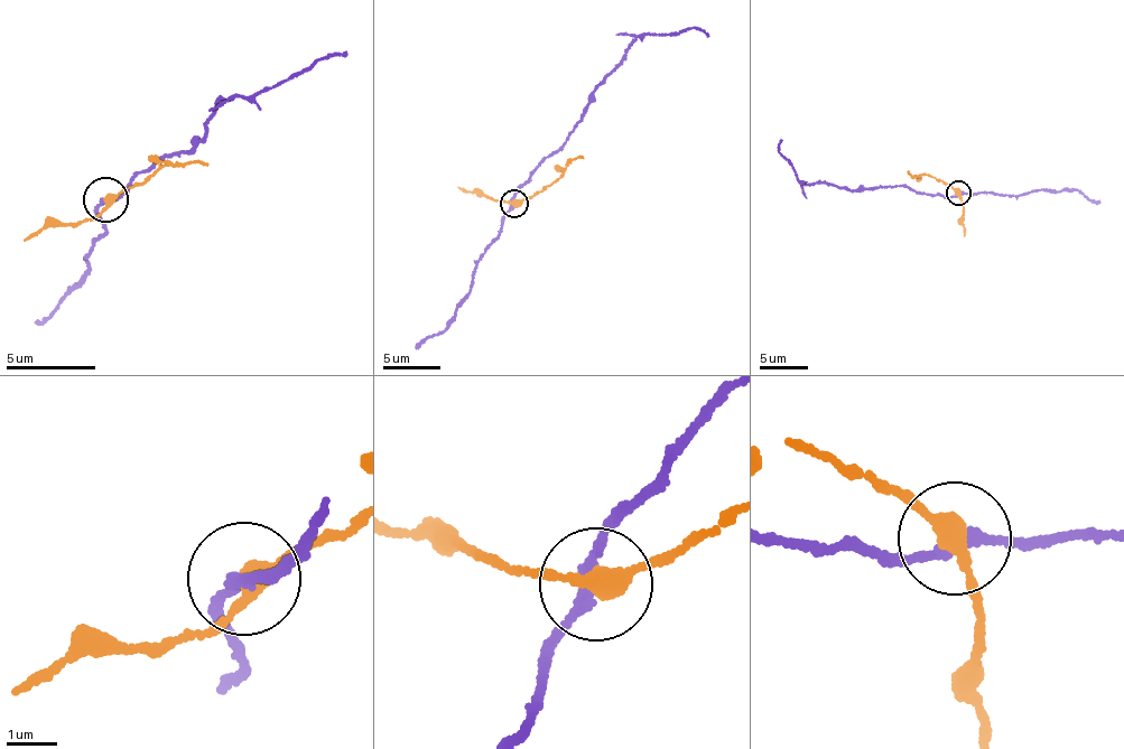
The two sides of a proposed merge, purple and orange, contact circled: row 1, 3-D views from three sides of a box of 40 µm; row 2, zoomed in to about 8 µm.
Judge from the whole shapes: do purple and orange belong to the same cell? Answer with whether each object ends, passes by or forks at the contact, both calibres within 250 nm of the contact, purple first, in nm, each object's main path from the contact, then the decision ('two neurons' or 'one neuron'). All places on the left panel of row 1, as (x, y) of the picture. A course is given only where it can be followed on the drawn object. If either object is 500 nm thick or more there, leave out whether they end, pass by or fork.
purple passes by | orange passes by | 200/320 nm | purple via (105, 197), (115, 197), (137, 171), (191, 151), (202, 139), (221, 100), (277, 87), (321, 59), (345, 53) | orange via (105, 202), (168, 164), (206, 164) | two neurons

